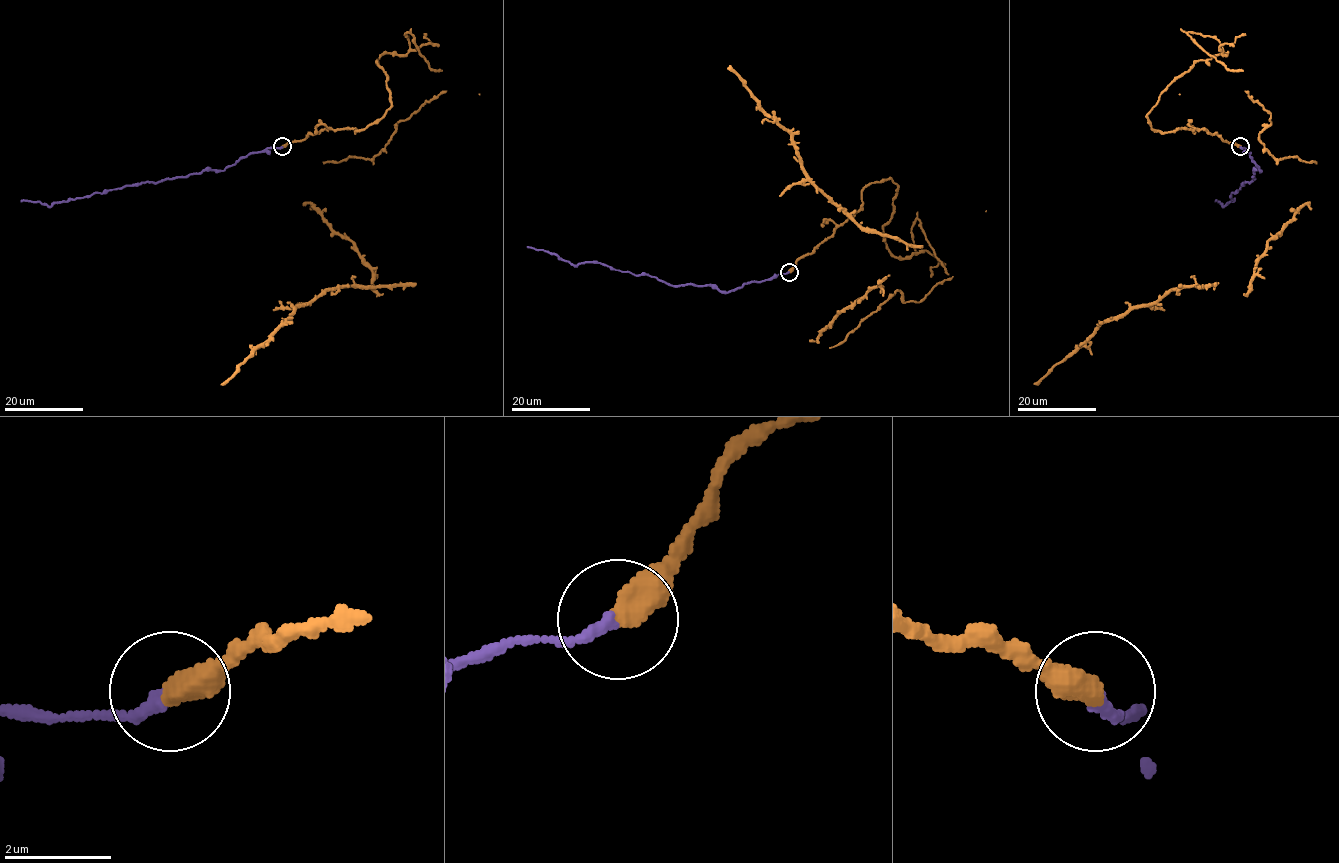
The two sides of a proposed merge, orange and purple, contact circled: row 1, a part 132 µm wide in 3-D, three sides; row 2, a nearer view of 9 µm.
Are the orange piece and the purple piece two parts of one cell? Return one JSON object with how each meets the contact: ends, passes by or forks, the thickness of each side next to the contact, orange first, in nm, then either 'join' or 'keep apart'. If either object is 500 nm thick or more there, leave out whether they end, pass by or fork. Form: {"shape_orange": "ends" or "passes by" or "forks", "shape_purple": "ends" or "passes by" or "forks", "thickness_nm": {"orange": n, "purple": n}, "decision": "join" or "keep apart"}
{"thickness_nm": {"orange": 550, "purple": 240}, "decision": "keep apart"}

